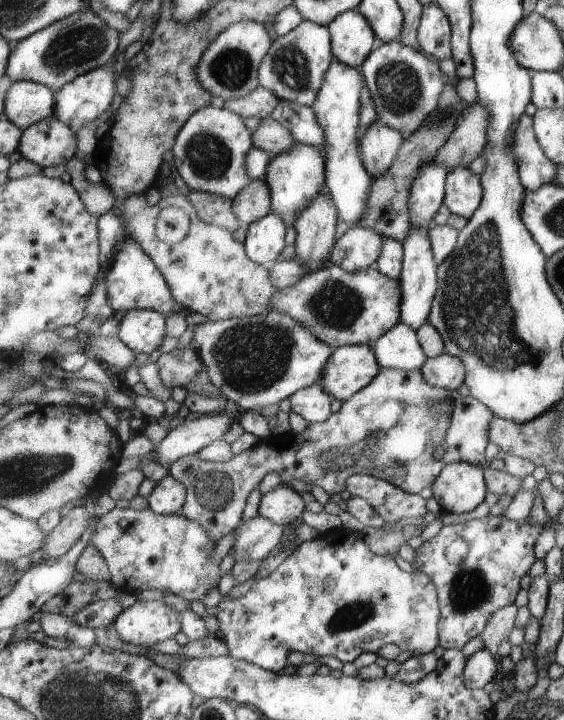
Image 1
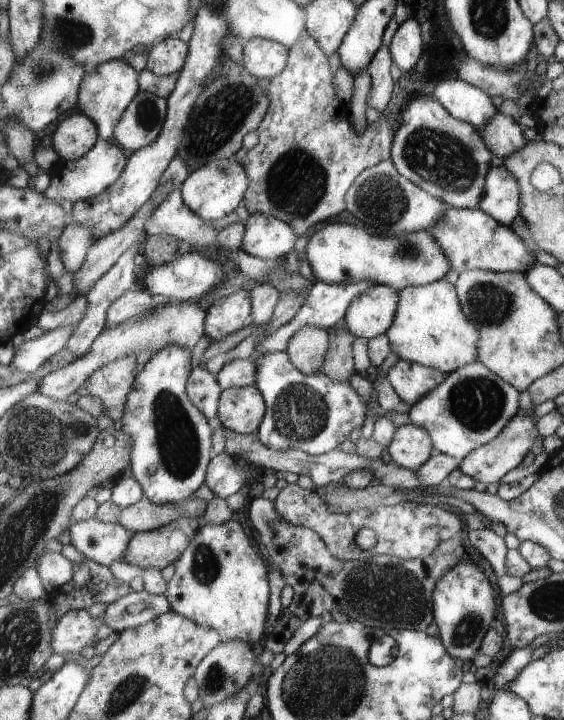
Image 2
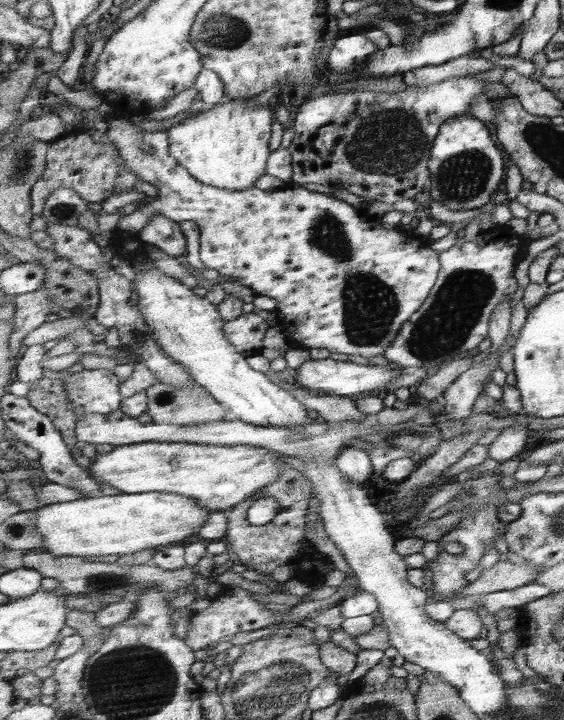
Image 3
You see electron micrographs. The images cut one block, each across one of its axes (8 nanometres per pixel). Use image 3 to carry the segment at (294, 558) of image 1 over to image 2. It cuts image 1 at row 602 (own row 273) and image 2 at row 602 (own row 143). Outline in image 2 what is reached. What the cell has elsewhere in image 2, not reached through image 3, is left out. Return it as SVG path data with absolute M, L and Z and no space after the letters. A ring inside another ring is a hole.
M134 590L108 605L99 625L105 624L119 634L127 628L137 628L150 623L170 610L170 600L166 595Z

